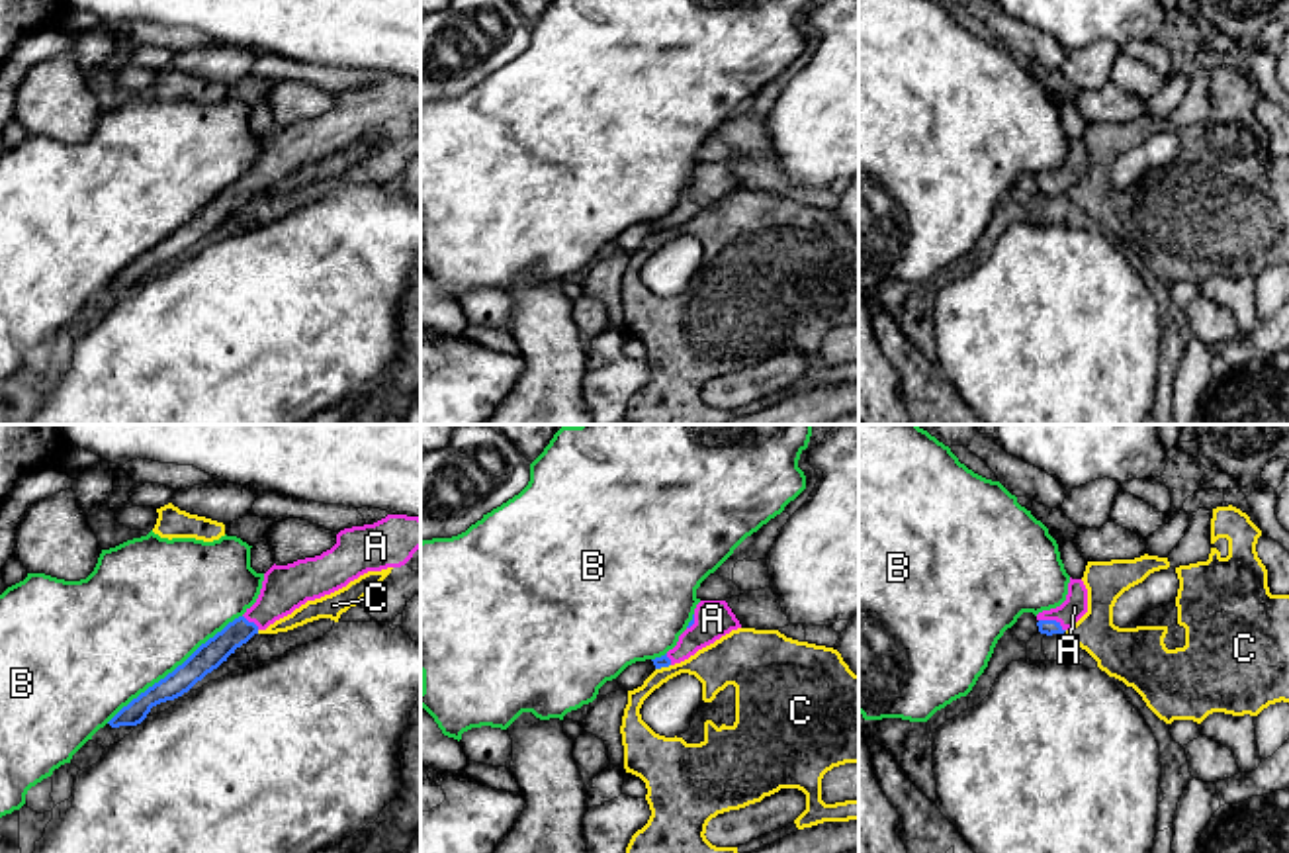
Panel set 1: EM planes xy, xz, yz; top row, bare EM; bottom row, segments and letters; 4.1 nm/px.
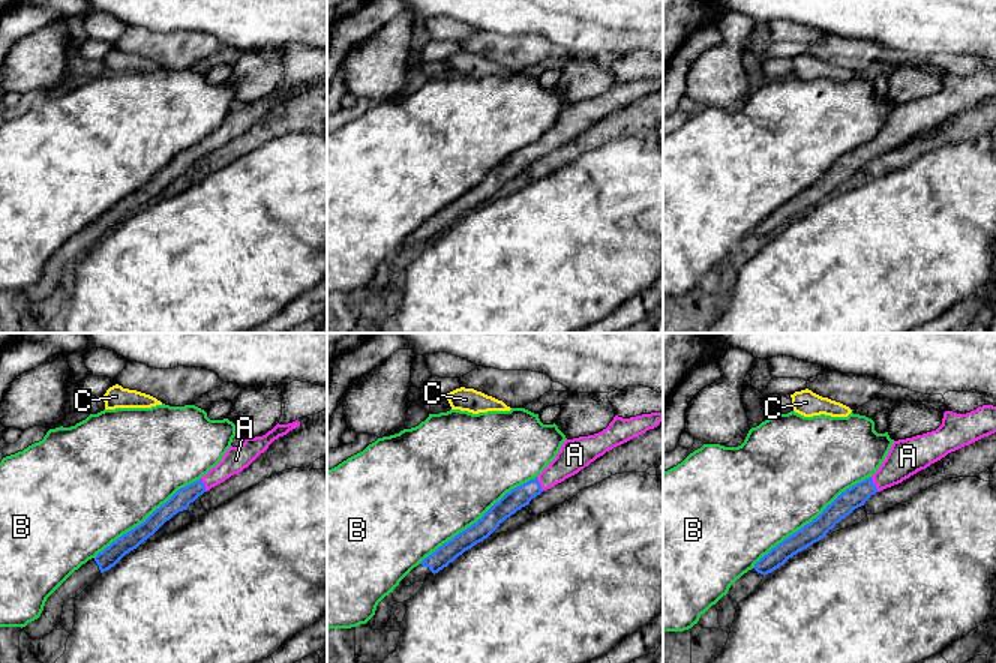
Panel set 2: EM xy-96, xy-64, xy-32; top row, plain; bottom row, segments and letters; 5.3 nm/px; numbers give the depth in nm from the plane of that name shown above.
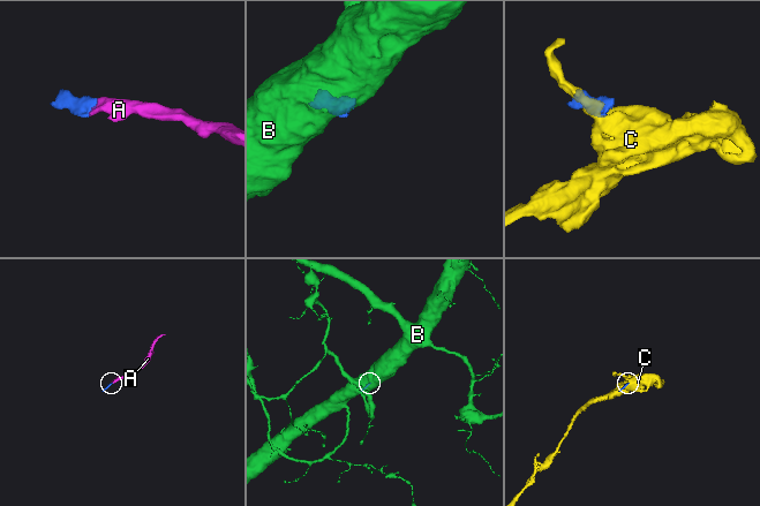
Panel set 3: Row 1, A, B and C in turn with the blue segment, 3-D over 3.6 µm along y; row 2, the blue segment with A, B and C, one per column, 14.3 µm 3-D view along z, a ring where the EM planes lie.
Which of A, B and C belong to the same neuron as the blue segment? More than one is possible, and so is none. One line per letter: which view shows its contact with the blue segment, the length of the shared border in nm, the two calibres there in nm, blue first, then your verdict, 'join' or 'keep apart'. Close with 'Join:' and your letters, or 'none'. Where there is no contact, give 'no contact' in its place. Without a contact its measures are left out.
A: yz | 120 nm | 60/100 nm | join
B: xy | 700 nm | 110/500 nm | keep apart
C: xz | 70 nm | 50/190 nm | keep apart
Join: A

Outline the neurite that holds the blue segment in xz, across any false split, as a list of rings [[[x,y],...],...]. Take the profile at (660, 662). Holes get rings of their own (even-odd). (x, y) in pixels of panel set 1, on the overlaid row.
[[[700,601],[687,630],[679,636],[677,646],[651,661],[655,669],[681,663],[737,628],[741,624],[726,601]]]

